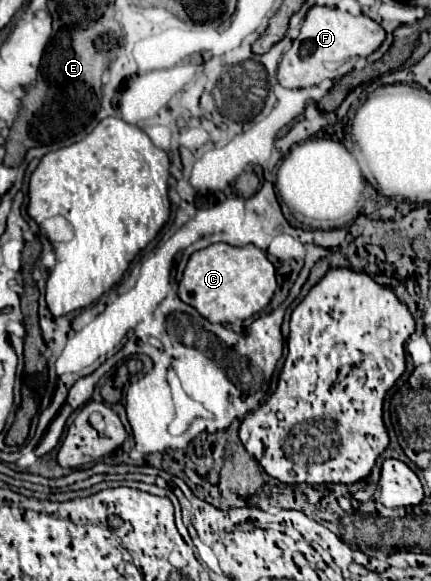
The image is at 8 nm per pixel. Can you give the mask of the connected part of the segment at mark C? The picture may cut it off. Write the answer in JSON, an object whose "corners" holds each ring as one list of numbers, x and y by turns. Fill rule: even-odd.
{"corners":[[219,242,197,250,189,258,183,280,179,282,179,298,193,306,209,322,233,324,235,320,251,318,263,310,269,304,275,288,275,268,263,250,253,244,237,248]]}

